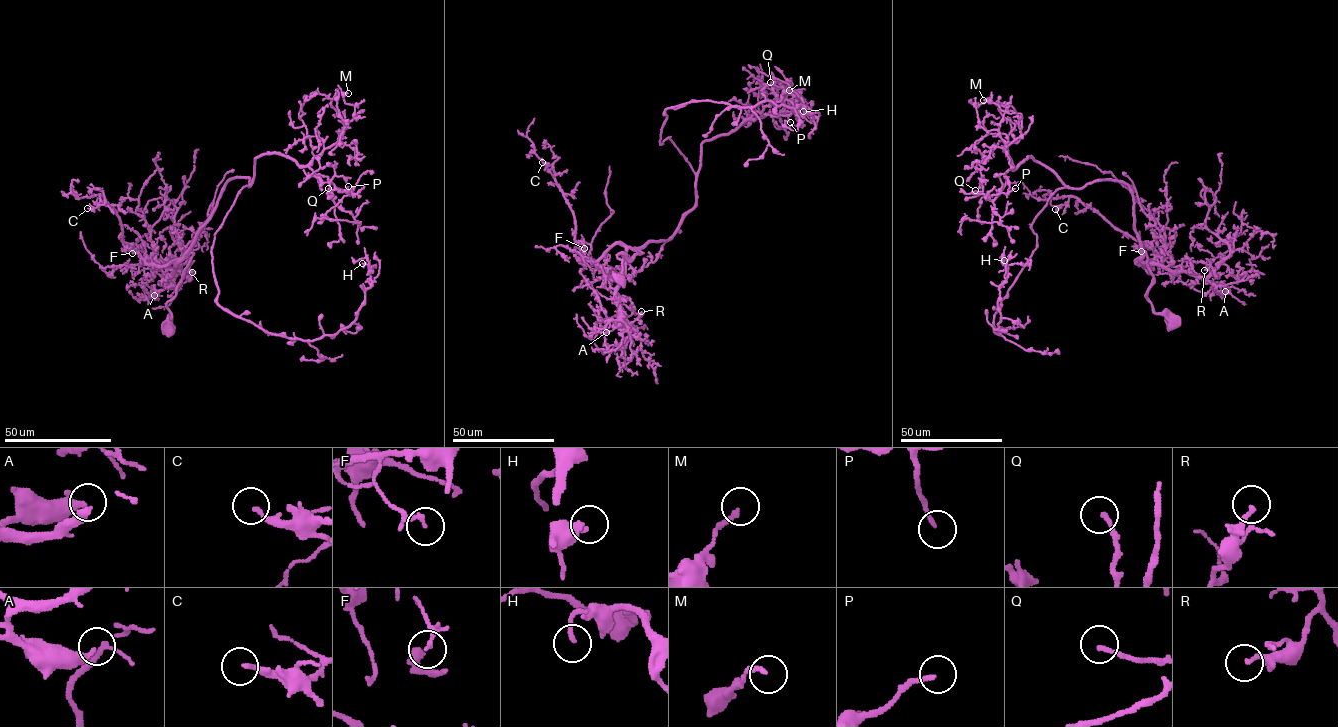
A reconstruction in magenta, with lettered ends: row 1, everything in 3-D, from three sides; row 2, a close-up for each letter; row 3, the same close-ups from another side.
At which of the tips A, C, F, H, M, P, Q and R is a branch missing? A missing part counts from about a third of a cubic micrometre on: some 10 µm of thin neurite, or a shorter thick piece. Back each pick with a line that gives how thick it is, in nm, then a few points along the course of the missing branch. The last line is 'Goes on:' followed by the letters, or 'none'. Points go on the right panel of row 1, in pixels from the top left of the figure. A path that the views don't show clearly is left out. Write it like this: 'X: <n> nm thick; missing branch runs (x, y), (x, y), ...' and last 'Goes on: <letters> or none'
Q: 170 nm thick
Goes on: Q

